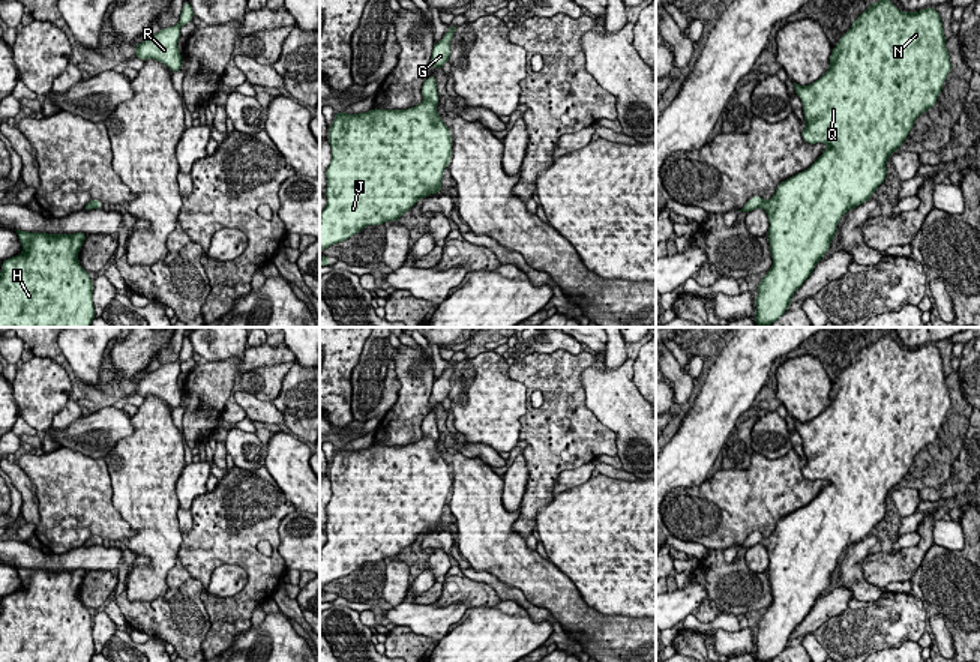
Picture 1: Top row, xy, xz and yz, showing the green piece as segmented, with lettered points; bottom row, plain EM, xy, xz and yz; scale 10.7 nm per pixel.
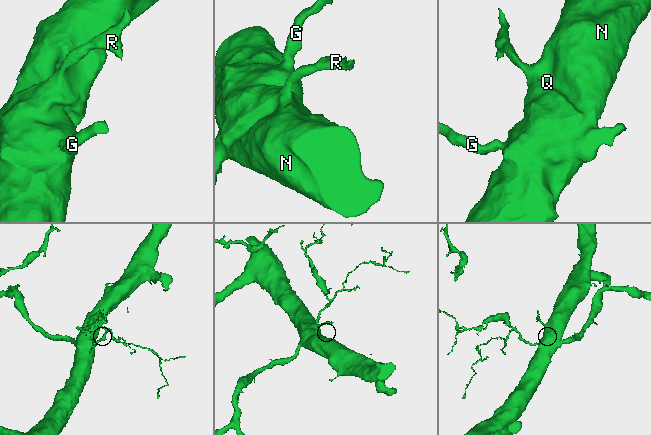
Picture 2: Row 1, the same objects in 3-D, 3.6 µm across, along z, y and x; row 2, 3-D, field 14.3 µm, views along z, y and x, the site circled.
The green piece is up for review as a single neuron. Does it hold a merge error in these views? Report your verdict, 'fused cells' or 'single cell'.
single cell

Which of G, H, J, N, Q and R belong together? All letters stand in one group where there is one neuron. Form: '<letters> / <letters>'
G H J N Q R

